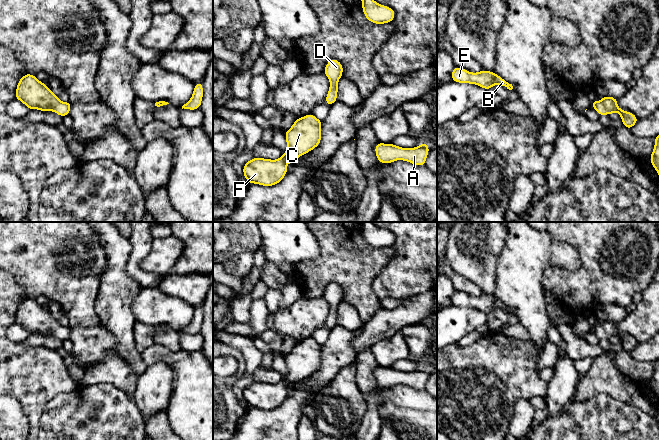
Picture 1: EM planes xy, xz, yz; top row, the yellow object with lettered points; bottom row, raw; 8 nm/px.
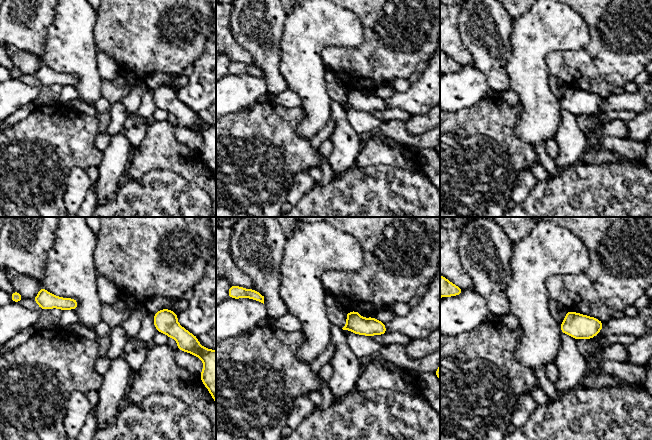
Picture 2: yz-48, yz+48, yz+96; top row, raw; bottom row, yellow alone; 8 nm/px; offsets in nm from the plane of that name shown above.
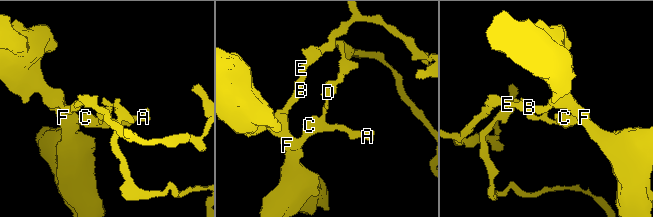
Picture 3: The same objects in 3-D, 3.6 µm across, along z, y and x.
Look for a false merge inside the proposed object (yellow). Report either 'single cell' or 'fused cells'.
single cell

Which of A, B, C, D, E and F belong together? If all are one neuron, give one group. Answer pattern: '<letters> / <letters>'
A B C D E F

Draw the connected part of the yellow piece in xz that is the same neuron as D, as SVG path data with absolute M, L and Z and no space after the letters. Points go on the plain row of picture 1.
M331 283L328 285L323 297L330 304L330 311L325 326L331 330L337 325L338 304L342 301L343 290L338 284Z

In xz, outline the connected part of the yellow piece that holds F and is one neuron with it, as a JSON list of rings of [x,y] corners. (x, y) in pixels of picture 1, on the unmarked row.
[[[313,338],[299,341],[285,356],[287,375],[277,384],[254,381],[245,387],[243,398],[248,407],[273,410],[282,405],[287,394],[287,387],[316,372],[321,365],[322,345]]]

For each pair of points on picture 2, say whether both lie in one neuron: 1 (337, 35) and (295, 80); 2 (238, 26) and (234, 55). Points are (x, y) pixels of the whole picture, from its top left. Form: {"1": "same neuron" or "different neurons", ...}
{"1": "same neuron", "2": "different neurons"}

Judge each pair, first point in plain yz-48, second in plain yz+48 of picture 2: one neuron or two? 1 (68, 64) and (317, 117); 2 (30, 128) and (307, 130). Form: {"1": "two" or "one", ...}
{"1": "one", "2": "two"}

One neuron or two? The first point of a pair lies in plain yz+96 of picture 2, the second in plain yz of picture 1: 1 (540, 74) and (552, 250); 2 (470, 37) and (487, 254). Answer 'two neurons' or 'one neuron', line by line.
1: one neuron
2: one neuron

